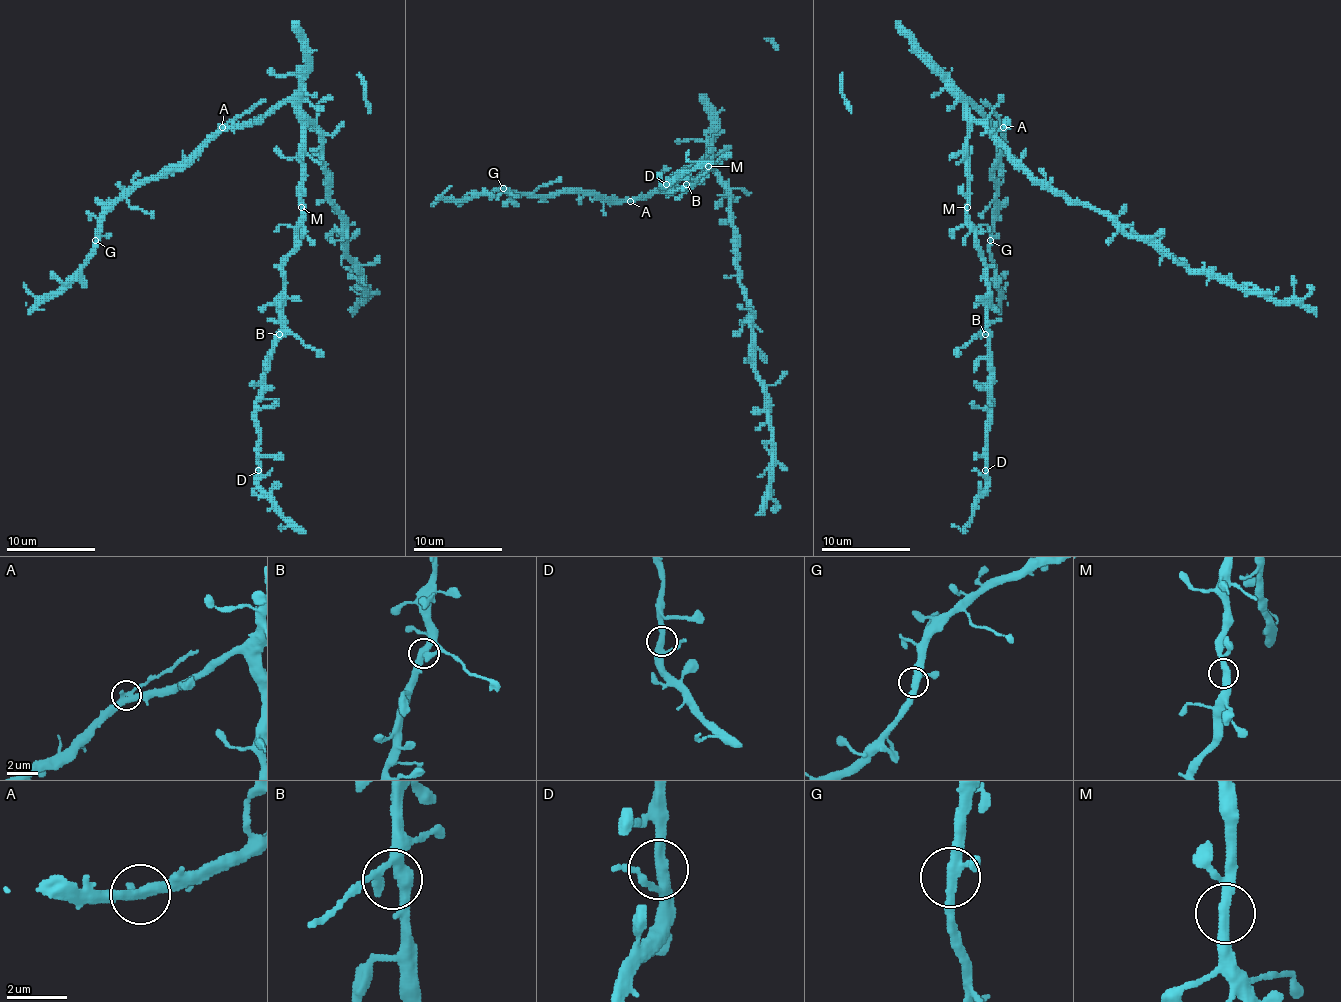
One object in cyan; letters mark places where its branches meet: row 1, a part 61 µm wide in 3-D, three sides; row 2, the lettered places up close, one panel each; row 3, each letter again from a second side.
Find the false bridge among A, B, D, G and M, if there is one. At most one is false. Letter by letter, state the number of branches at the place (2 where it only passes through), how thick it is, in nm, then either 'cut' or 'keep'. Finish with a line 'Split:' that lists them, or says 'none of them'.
A: 3 branches meet; 320 nm thick; cut
B: 3 branches meet; 340 nm thick; keep
D: 3 branches meet; 300 nm thick; keep
G: 3 branches meet; 320 nm thick; keep
M: 3 branches meet; 320 nm thick; keep
Split: A

